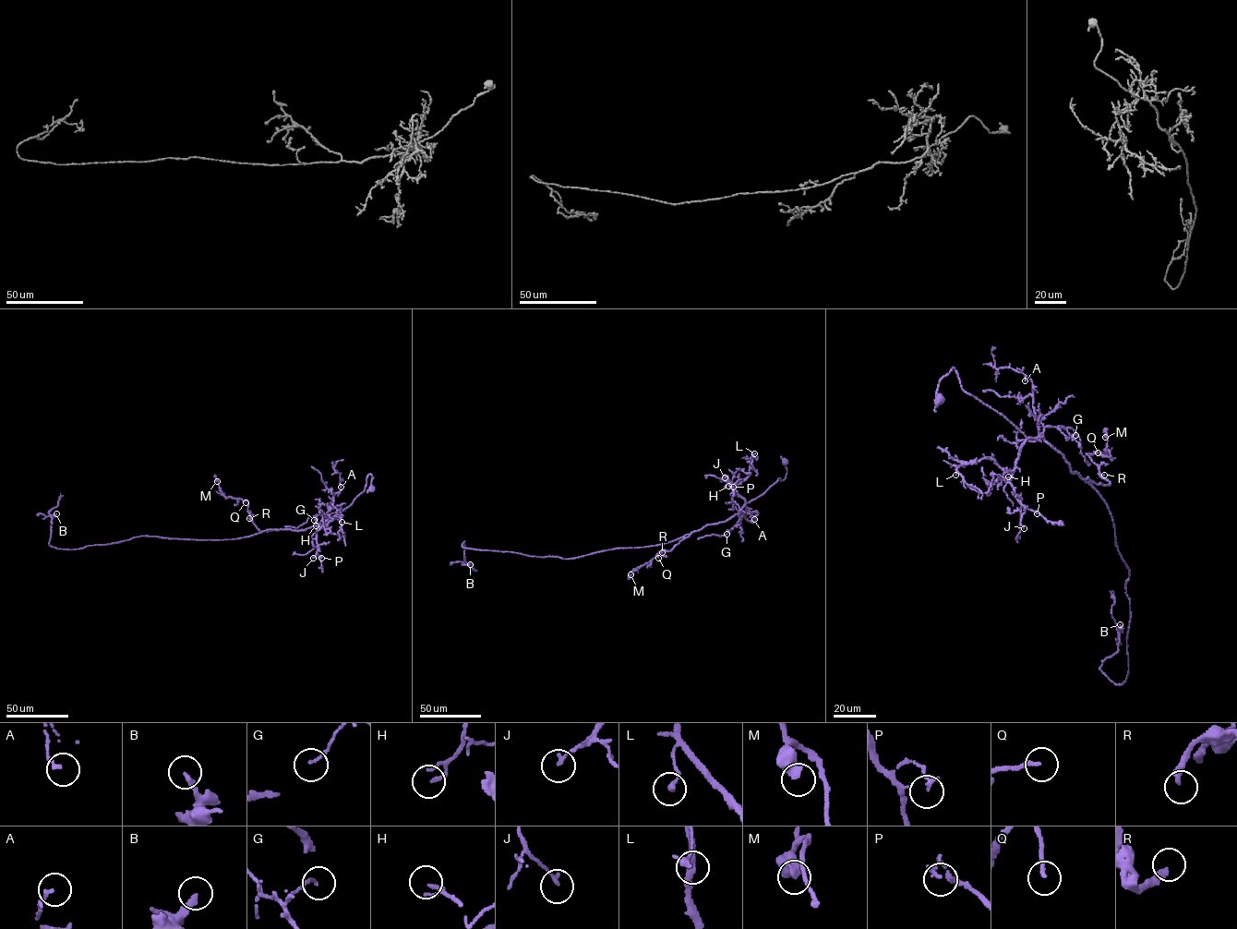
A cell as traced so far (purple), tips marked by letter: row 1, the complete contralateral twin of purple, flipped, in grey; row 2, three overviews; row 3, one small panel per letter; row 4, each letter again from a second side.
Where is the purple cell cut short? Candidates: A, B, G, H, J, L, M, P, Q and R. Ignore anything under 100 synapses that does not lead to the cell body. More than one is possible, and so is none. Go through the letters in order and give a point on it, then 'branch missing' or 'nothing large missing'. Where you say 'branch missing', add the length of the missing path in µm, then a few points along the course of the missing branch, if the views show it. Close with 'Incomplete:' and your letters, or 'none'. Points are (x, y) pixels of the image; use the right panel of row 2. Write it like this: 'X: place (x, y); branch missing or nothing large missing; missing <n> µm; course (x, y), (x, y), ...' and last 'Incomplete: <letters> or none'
A: place (1025, 380); nothing large missing
B: place (1120, 624); nothing large missing
G: place (1075, 435); nothing large missing
H: place (1008, 476); nothing large missing
J: place (1024, 528); nothing large missing
L: place (955, 475); nothing large missing
M: place (1105, 437); nothing large missing
P: place (1037, 513); nothing large missing
Q: place (1098, 452); nothing large missing
R: place (1104, 475); branch missing; missing 45 µm
Incomplete: R

